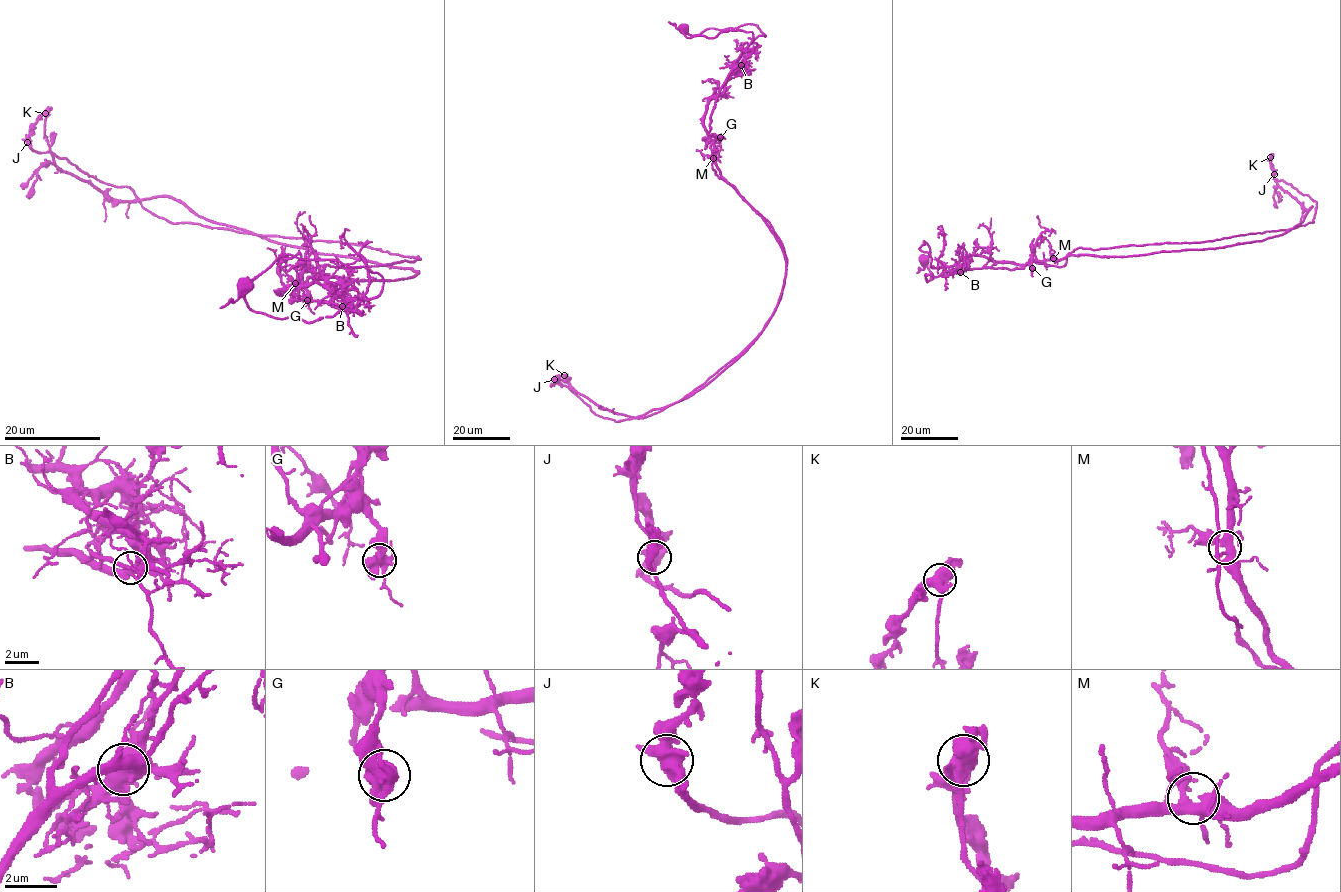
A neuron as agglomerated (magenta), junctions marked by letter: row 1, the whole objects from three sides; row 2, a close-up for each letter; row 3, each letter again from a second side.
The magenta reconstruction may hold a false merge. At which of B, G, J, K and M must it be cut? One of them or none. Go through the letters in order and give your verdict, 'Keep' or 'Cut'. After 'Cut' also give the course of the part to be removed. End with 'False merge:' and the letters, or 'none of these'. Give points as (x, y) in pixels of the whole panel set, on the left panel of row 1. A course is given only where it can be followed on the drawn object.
B: Keep
G: Keep
J: Keep
K: Cut. Course of the part to remove: (45, 113), (33, 150), (160, 217), (419, 258), (289, 286), (359, 315), (220, 307)
M: Keep
False merge: K

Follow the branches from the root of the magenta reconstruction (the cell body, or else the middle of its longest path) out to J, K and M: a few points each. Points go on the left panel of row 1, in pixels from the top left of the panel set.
J: (245, 285), (286, 255), (382, 277), (345, 306), (288, 291), (418, 271), (170, 223), (27, 142)
K: (245, 285), (286, 255), (382, 277), (345, 306), (288, 291), (418, 271), (107, 197), (55, 163), (45, 113)
M: (245, 285), (293, 255), (365, 267), (382, 277), (383, 289), (341, 306), (292, 303), (288, 291), (295, 283)

